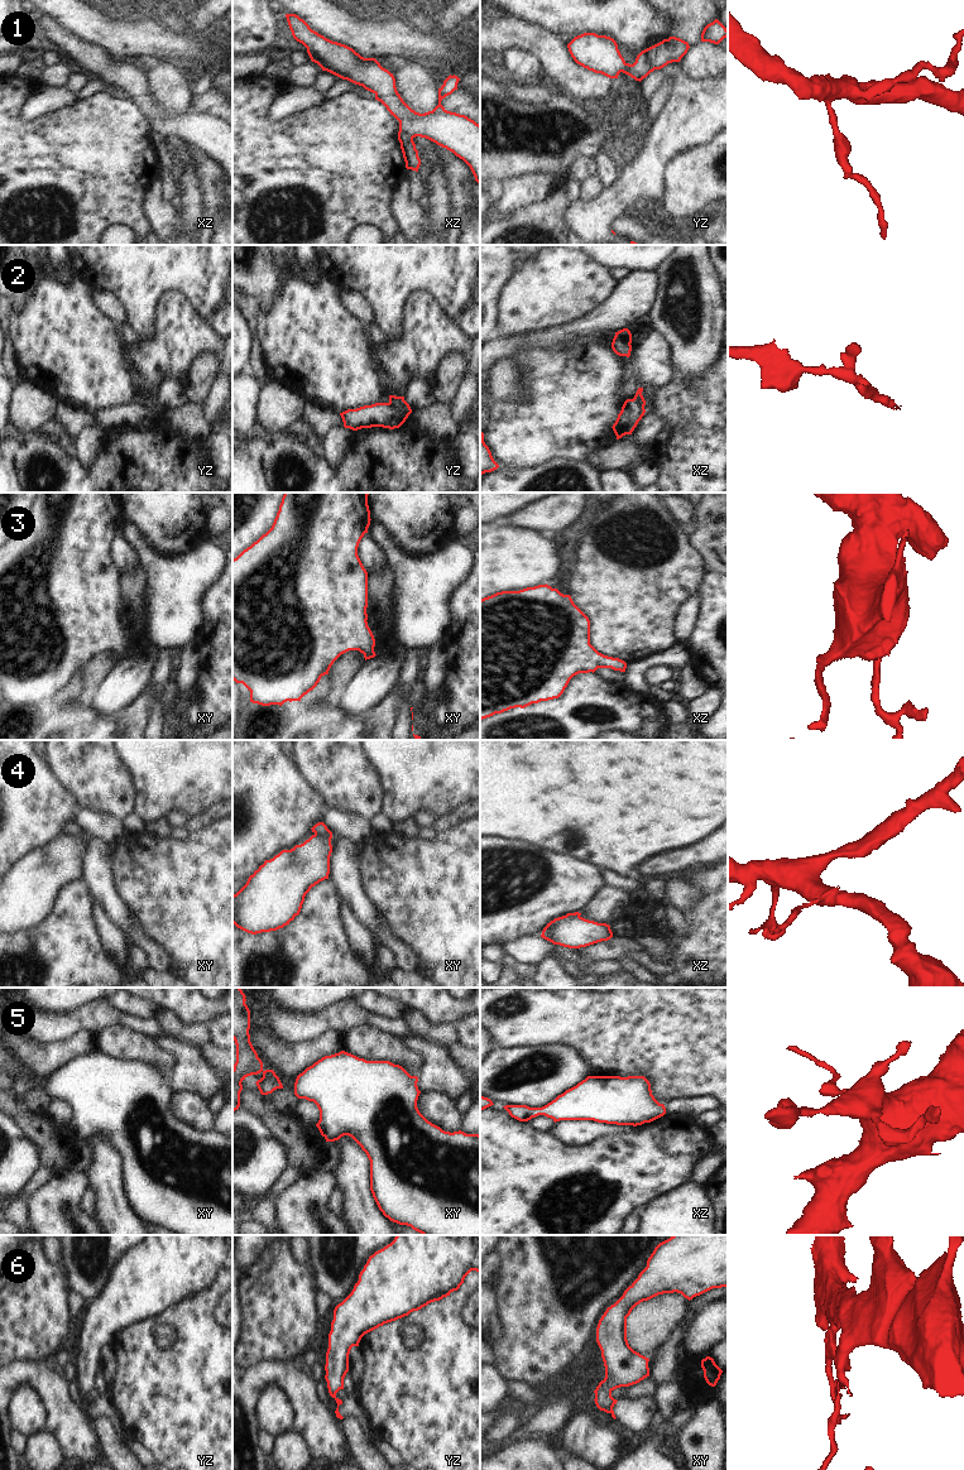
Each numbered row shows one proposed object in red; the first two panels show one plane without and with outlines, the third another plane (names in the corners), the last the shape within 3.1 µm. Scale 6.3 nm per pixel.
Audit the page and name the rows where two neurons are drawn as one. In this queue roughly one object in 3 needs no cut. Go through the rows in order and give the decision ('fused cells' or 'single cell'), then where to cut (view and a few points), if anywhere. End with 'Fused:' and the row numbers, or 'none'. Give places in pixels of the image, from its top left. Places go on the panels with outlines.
1: single cell | no cut
2: fused cells | yz (389, 402), (409, 413)
3: single cell | no cut
4: fused cells | xy (315, 832), (331, 835)
5: single cell | no cut
6: fused cells | yz (340, 1399), (337, 1403)
Fused: 2, 4, 6

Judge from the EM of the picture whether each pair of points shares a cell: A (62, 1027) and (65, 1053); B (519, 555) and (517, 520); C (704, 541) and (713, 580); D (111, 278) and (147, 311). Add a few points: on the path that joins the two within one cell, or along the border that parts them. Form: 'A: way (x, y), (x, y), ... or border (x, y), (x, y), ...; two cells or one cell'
A: border (92, 1033), (78, 1031), (57, 1042), (34, 1041); two cells
B: border (499, 520), (546, 533); two cells
C: border (706, 571), (714, 572); two cells
D: way (120, 284), (138, 302); one cell

